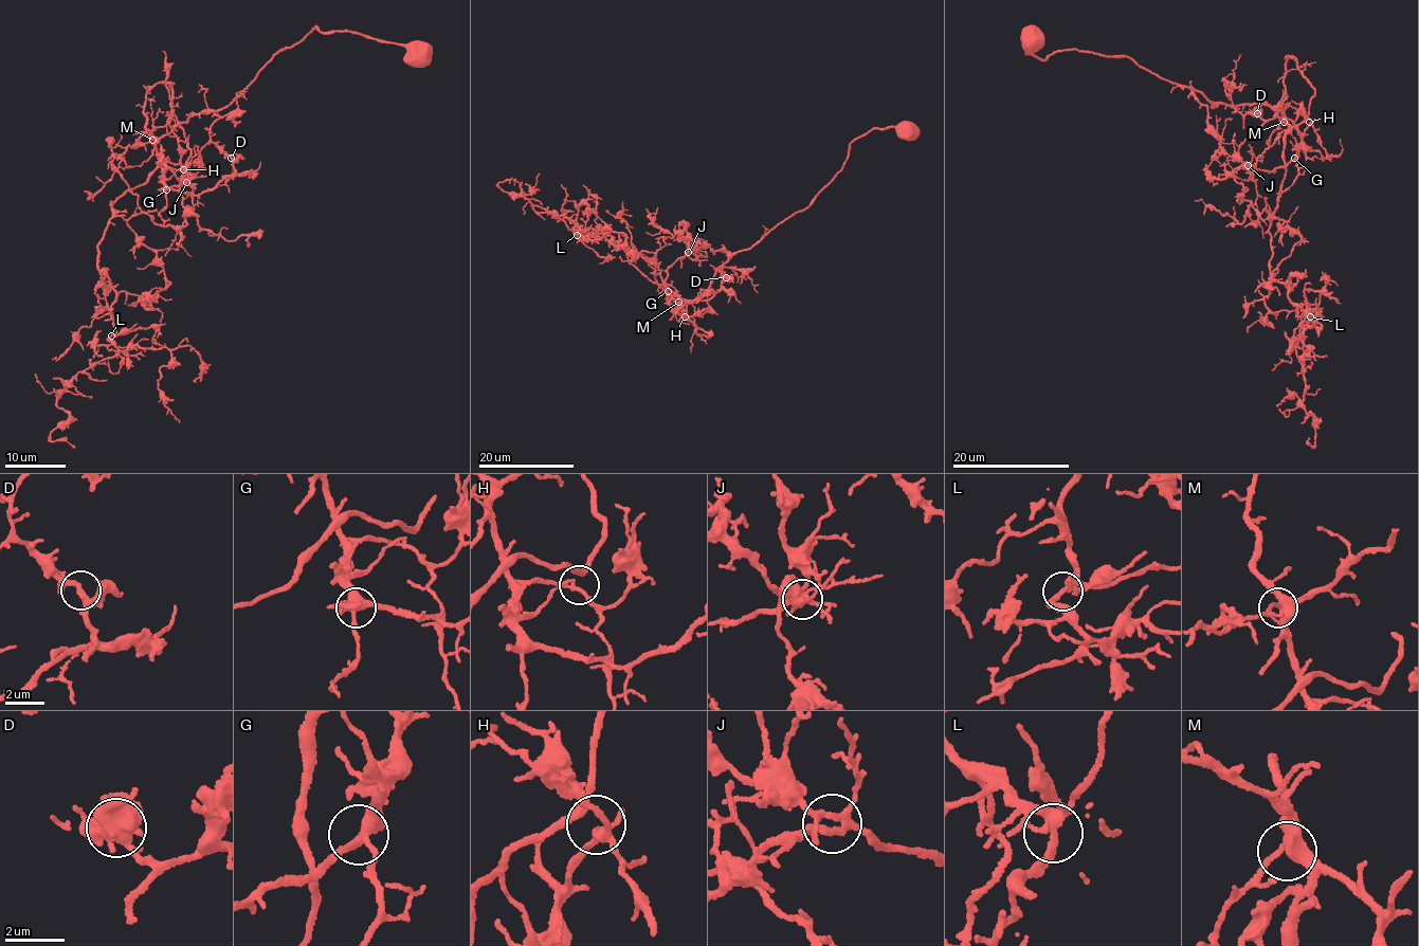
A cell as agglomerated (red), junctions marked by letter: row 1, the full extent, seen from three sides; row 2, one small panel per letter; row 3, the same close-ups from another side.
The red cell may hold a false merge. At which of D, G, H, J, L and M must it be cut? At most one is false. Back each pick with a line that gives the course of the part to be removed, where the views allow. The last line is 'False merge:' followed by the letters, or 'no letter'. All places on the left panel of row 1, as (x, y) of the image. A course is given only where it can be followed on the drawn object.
False merge: no letter

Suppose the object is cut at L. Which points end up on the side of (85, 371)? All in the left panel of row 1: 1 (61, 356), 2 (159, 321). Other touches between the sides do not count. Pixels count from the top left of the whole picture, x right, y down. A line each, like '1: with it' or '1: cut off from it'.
1: cut off from it
2: cut off from it

